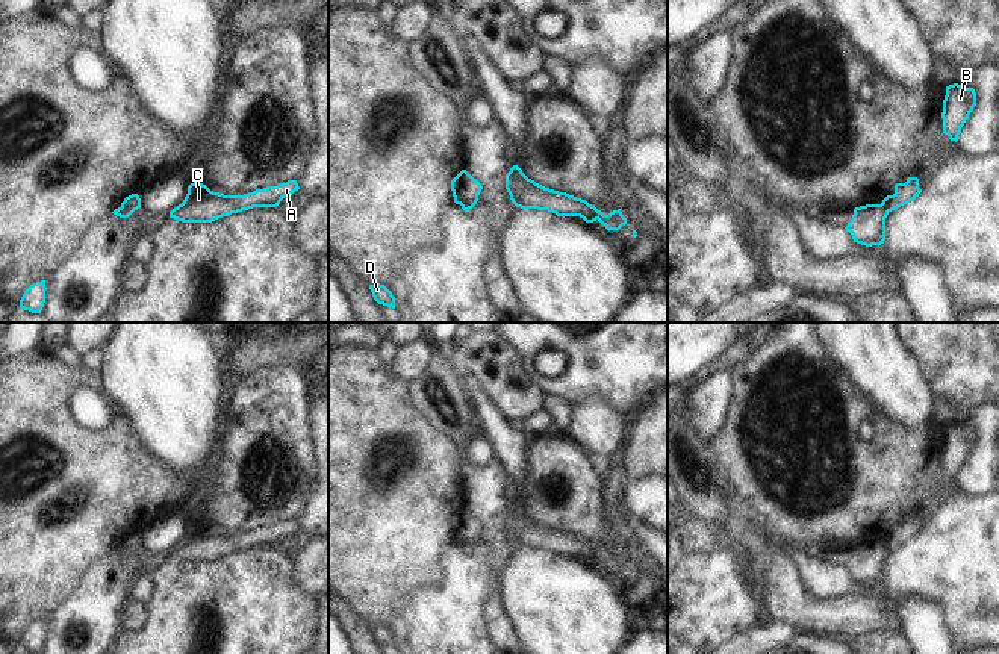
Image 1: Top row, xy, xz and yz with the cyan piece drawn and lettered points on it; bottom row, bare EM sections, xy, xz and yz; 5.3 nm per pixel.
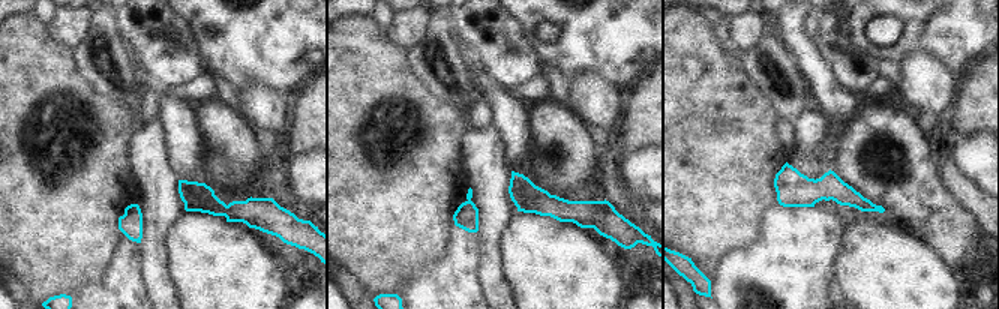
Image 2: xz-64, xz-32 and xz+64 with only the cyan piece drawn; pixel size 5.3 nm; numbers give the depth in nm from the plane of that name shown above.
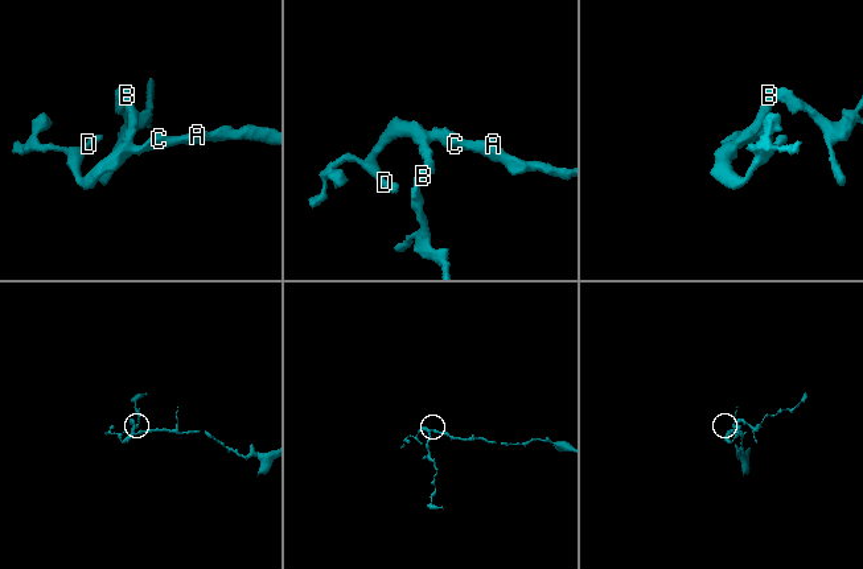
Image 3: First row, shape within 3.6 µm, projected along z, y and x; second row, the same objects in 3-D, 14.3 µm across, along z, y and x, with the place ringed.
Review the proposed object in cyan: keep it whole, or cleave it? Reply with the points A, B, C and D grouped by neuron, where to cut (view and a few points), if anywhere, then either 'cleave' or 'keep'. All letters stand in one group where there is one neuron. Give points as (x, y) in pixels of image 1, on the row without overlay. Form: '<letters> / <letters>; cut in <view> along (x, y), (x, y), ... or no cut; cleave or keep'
A C D / B; cut in xy along (121, 545), (132, 551); cleave

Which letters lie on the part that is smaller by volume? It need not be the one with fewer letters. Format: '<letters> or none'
B

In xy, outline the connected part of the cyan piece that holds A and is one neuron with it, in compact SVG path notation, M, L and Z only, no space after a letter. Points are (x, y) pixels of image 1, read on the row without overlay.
M288 519L244 534L224 534L194 521L188 525L183 542L170 551L170 557L183 562L212 562L253 547L277 547L285 536L298 528L297 519Z

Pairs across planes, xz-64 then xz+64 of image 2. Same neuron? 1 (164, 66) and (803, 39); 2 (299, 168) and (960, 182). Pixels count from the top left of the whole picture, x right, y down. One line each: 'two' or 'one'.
1: two
2: two

